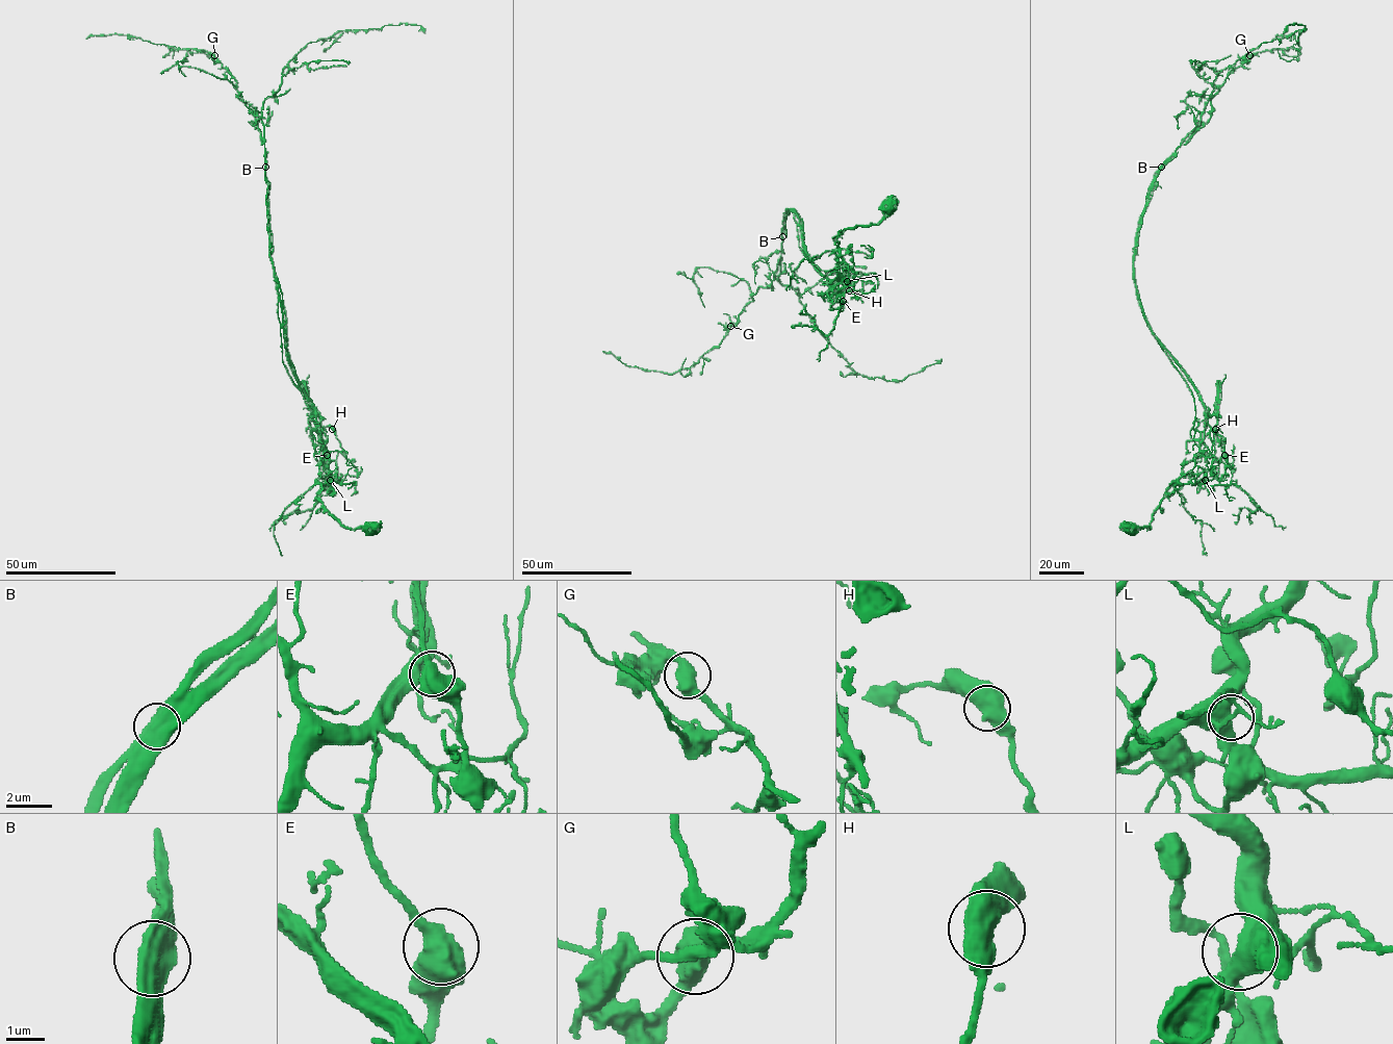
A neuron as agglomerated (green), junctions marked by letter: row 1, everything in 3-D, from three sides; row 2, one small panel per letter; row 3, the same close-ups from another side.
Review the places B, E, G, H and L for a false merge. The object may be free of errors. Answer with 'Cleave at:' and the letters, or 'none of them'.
Cleave at: B

